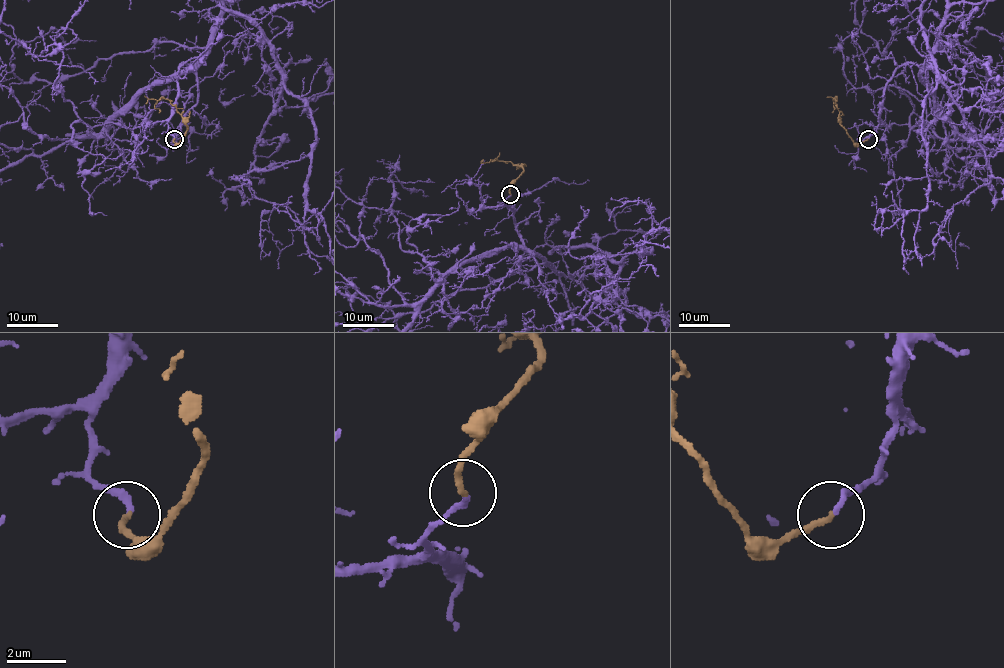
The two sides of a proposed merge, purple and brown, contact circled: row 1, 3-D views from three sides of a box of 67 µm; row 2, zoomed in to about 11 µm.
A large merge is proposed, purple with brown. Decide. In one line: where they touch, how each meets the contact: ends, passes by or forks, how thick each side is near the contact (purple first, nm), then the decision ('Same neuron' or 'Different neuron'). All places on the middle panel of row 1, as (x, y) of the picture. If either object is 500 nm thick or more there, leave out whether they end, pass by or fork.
Place: (510, 194). At the ring purple ends. At the ring brown ends. Thickness 200 nm (purple) against 200 nm. Same neuron

